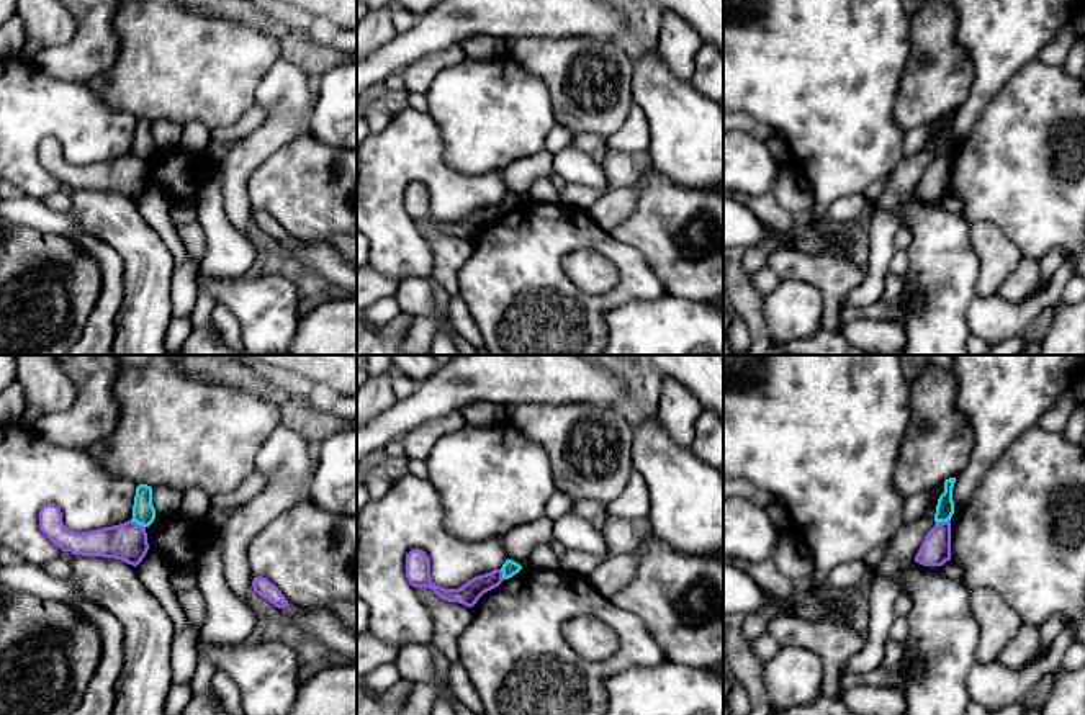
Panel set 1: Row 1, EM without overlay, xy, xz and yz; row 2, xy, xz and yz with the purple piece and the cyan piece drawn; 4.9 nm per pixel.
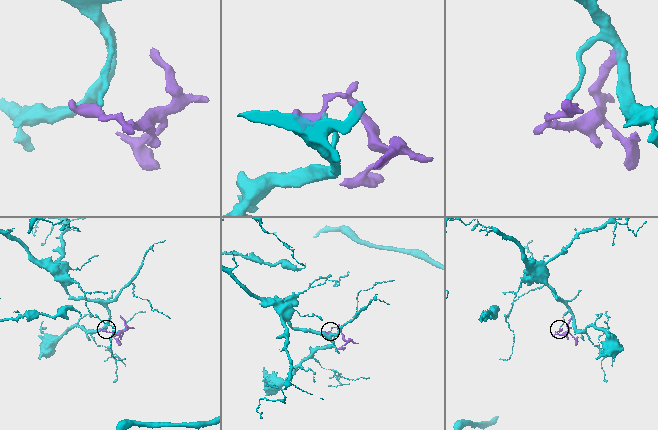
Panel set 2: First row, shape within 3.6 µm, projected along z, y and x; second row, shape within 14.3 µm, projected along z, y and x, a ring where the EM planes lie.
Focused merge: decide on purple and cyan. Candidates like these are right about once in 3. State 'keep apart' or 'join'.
keep apart

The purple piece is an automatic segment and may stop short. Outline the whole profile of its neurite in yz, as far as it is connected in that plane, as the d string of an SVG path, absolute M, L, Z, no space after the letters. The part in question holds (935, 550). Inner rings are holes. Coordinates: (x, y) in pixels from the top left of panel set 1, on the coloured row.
M951 520L934 524L926 533L915 561L923 566L943 566L951 560Z

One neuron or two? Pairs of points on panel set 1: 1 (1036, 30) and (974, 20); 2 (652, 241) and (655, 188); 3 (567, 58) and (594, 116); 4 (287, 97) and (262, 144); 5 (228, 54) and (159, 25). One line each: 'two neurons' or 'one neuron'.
1: one neuron
2: one neuron
3: one neuron
4: one neuron
5: one neuron

